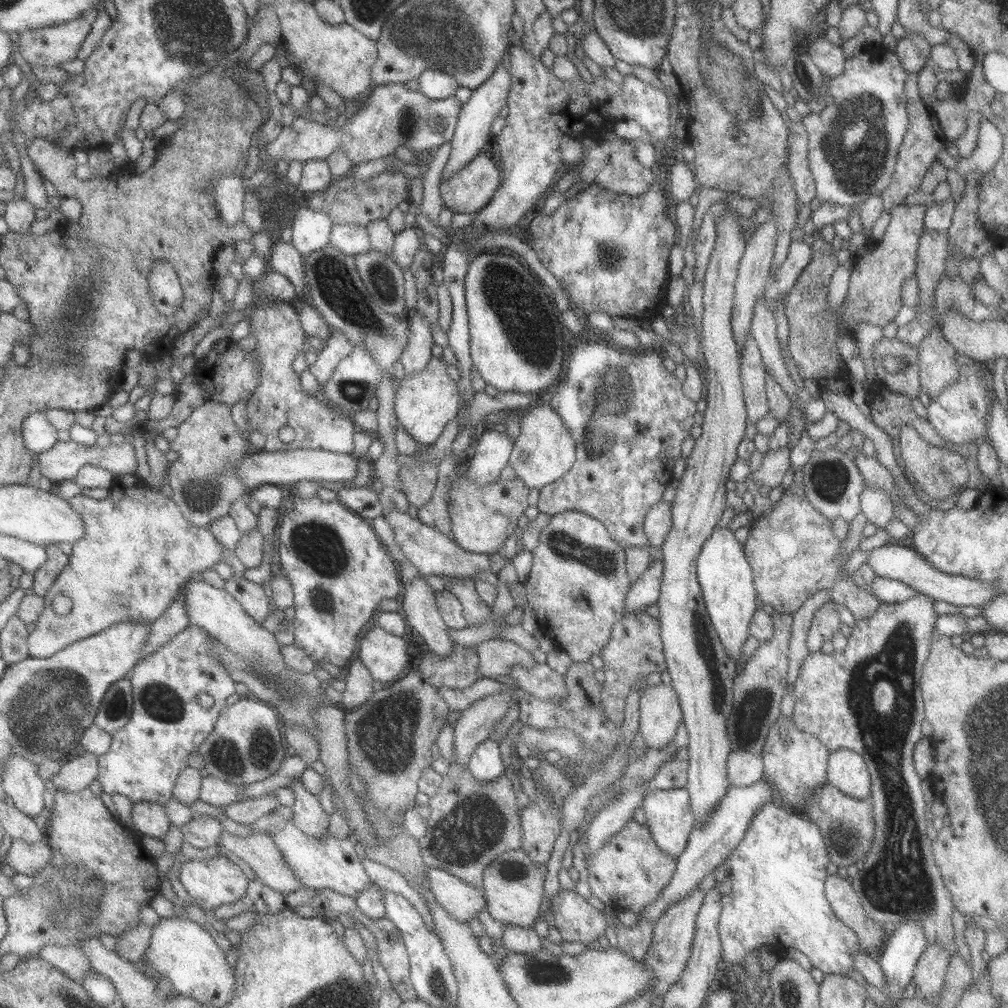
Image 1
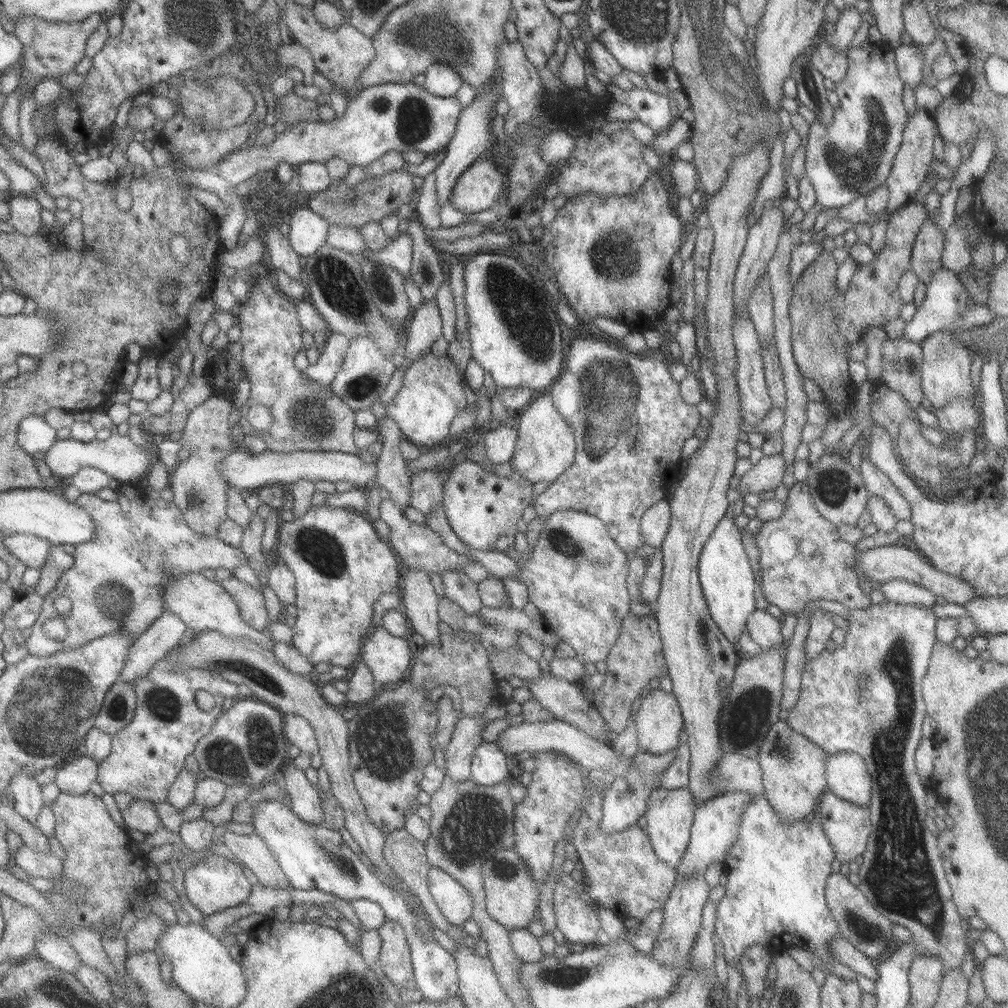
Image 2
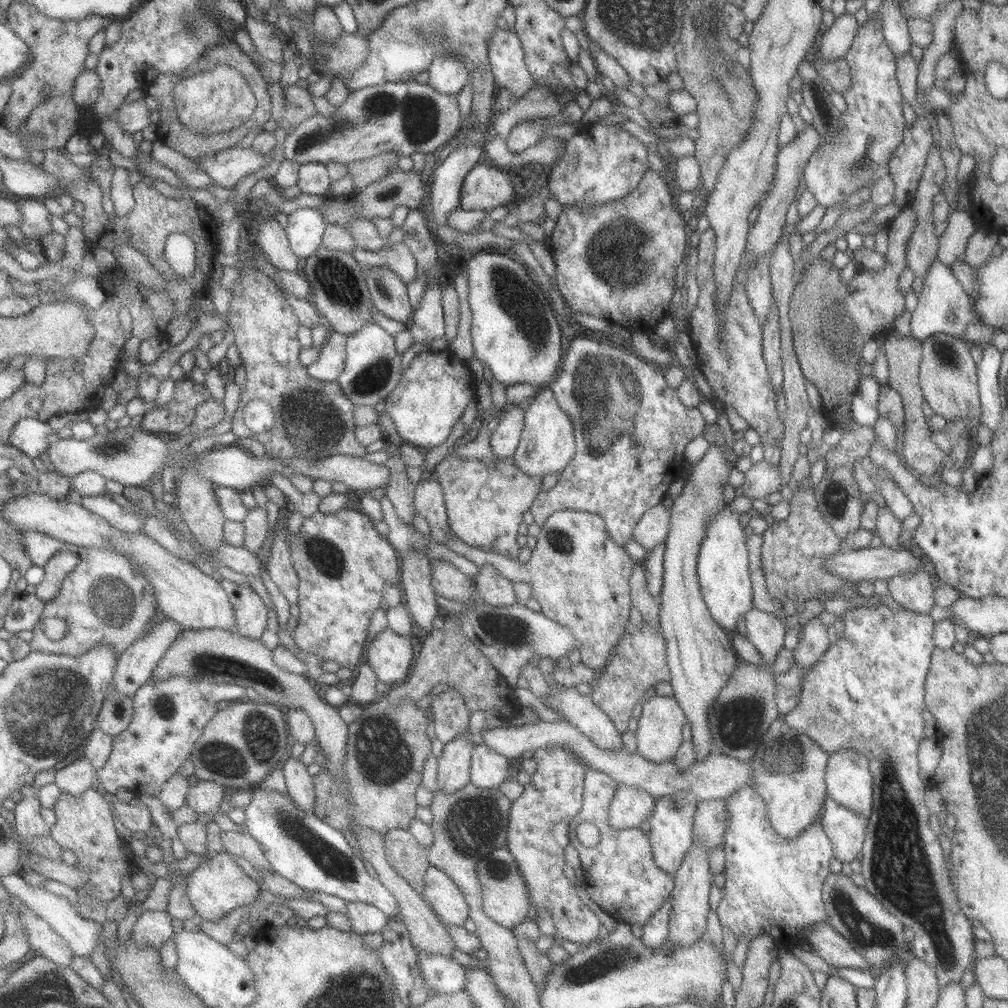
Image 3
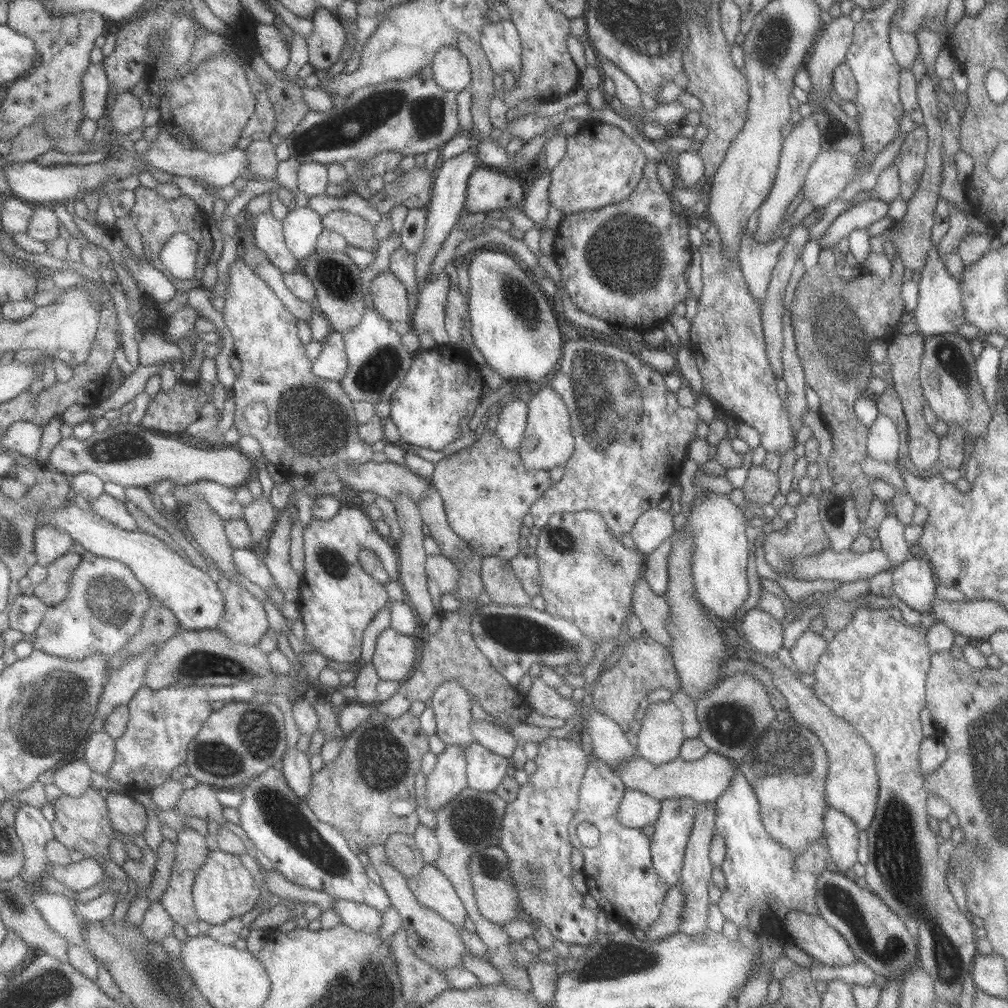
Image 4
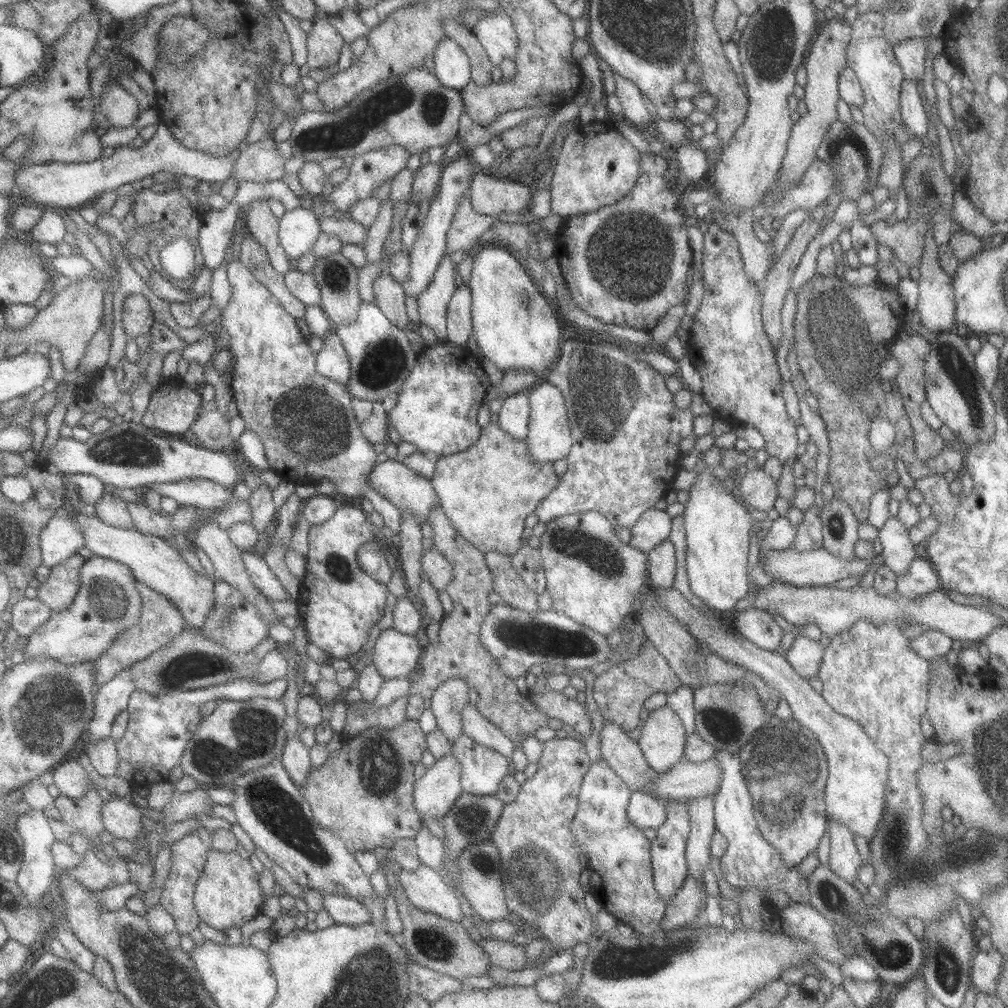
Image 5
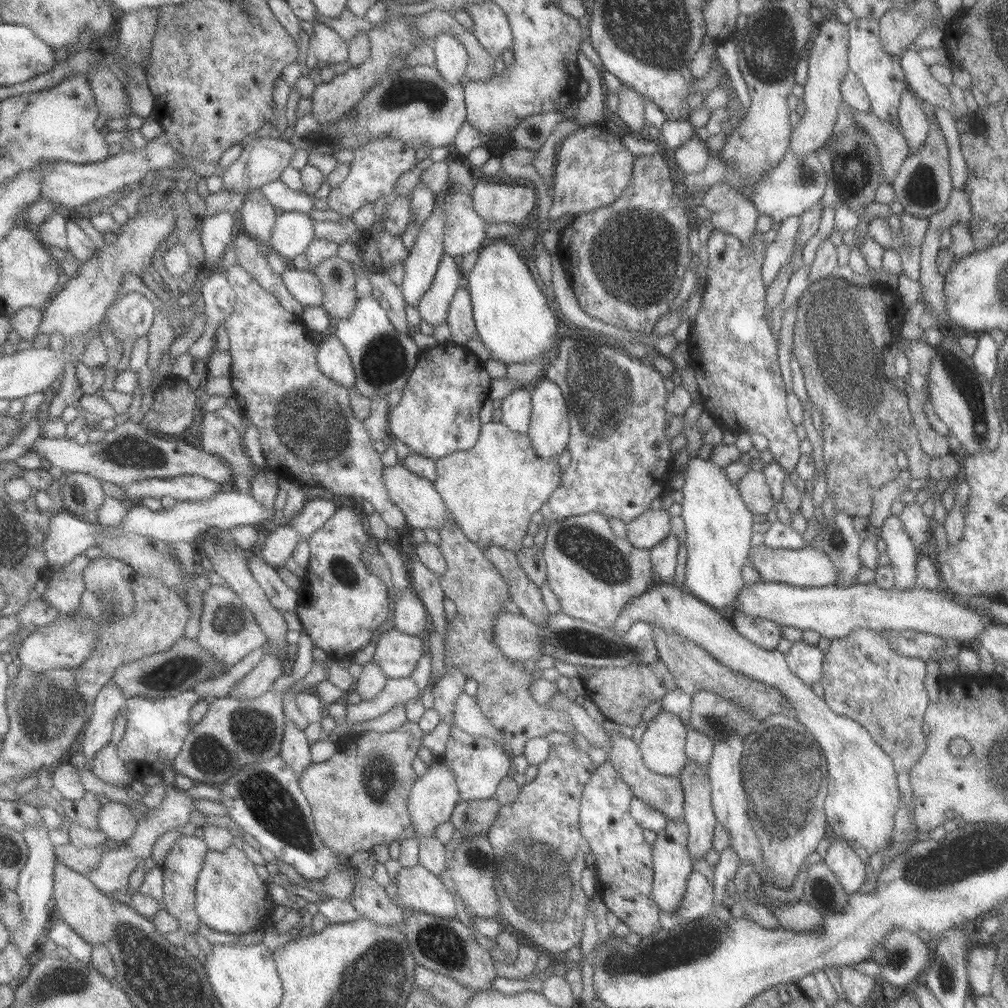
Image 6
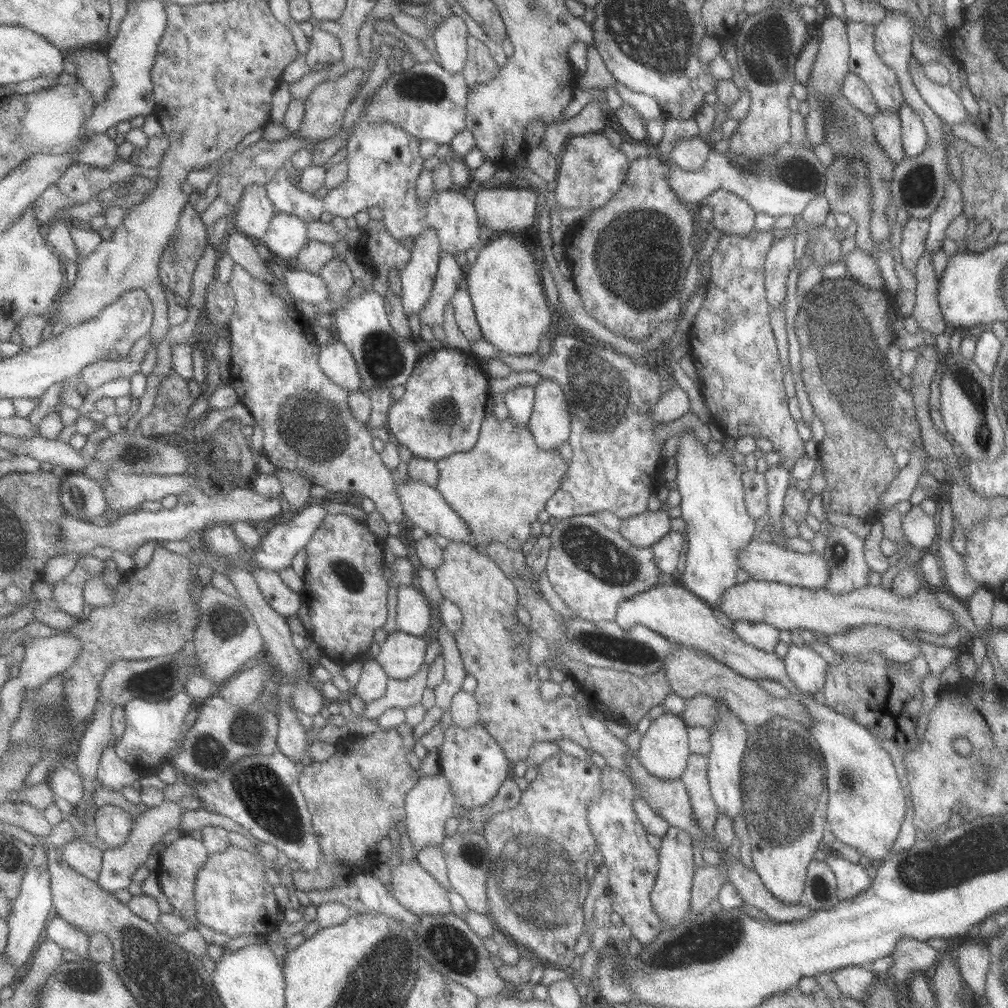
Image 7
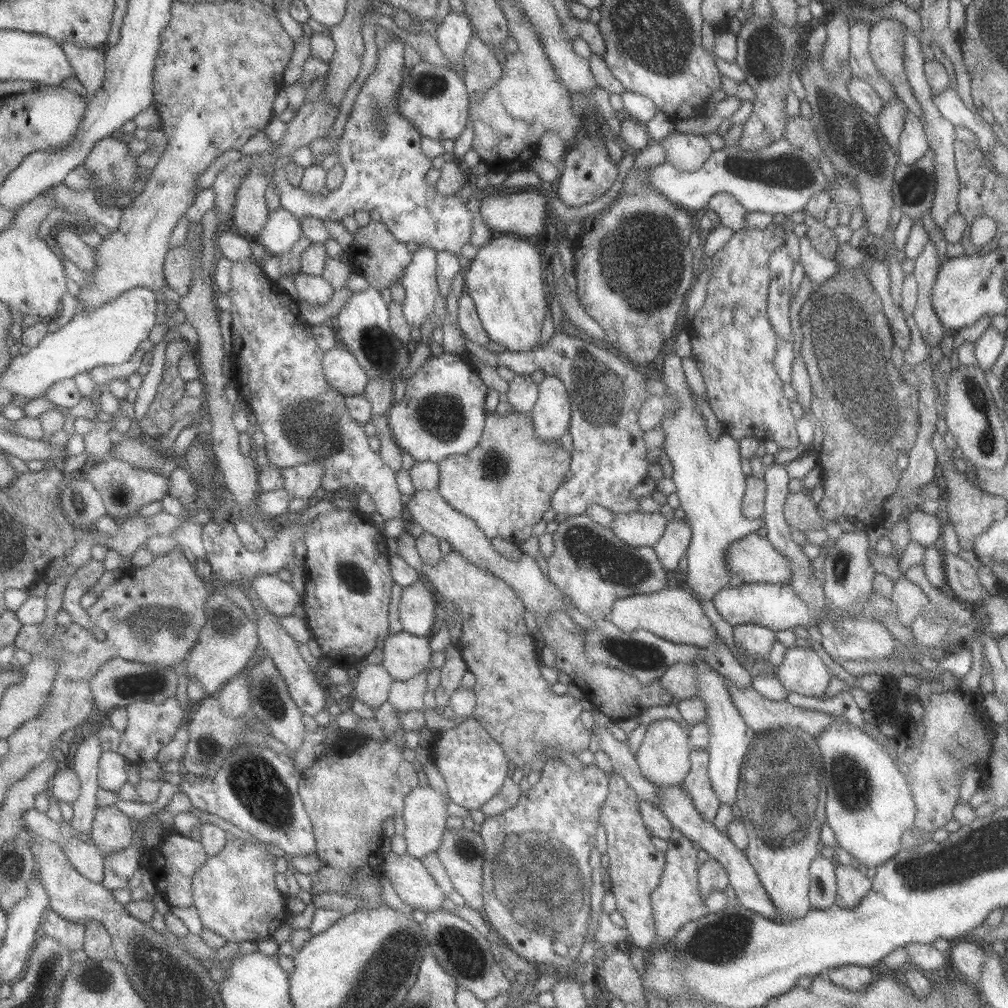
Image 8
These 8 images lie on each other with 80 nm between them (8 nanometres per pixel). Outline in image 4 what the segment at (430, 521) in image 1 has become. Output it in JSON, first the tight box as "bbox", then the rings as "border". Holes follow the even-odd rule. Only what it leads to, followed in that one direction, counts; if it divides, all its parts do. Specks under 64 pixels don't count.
{"bbox":[535,511,643,647],"border":[[[581,511],[555,514],[549,522],[539,529],[535,552],[540,562],[542,576],[541,596],[545,600],[545,609],[557,618],[574,622],[589,638],[596,642],[596,647],[603,640],[620,638],[626,616],[630,614],[636,580],[643,571],[643,555],[623,547],[598,512]]]}

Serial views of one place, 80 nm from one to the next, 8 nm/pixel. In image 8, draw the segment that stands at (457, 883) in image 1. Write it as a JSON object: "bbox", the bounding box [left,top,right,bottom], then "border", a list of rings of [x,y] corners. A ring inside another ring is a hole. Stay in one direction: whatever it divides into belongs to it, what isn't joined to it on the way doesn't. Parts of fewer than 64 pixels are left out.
{"bbox":[383,851,446,913],"border":[[[391,851],[383,862],[384,872],[392,888],[408,909],[423,909],[429,913],[442,910],[446,895],[431,876],[421,859]]]}

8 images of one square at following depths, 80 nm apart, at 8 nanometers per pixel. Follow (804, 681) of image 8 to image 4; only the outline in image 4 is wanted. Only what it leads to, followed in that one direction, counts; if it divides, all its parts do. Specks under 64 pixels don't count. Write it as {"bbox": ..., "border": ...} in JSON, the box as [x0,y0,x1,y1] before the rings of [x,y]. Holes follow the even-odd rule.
{"bbox":[788,629,826,675],"border":[[[807,629],[788,650],[793,668],[797,673],[811,675],[818,658],[825,652],[825,647],[826,643],[823,637],[811,629]]]}

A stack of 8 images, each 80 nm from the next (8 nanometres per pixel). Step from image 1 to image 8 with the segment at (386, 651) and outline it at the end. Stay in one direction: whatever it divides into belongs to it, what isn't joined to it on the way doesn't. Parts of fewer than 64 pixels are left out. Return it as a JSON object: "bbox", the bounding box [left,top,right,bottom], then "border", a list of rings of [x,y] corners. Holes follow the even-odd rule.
{"bbox":[382,631,433,682],"border":[[[395,631],[385,640],[382,665],[398,682],[407,682],[431,667],[433,649],[429,637]]]}

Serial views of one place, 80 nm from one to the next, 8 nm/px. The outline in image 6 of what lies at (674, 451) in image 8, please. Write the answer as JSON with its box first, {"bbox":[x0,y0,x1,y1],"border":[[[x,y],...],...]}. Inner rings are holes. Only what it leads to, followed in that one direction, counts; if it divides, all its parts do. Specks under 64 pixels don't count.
{"bbox":[679,455,752,612],"border":[[[697,455],[685,462],[679,515],[686,536],[682,588],[721,612],[730,606],[736,592],[745,585],[741,579],[741,568],[746,565],[752,534],[752,513],[743,504],[737,485],[729,481],[723,469],[713,462],[698,459]]]}

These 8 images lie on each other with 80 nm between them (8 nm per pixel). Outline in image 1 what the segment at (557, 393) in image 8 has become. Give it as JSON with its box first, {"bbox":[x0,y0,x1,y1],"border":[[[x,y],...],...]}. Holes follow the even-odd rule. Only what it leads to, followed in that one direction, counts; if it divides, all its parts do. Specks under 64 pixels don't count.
{"bbox":[510,403,577,489],"border":[[[540,403],[522,412],[521,432],[514,439],[510,467],[529,488],[542,489],[567,475],[577,463],[577,444],[562,416],[550,405]]]}

